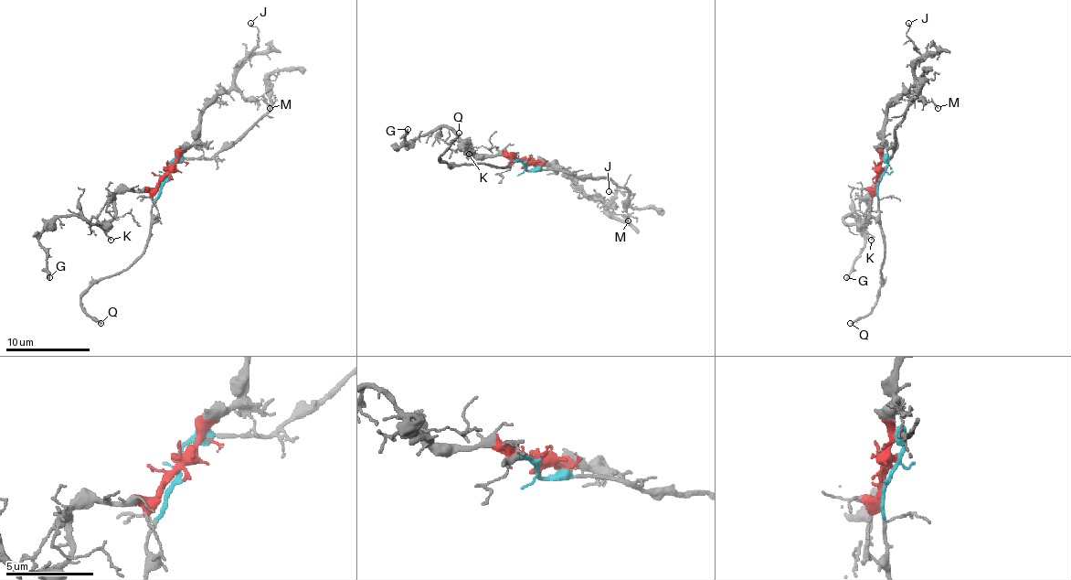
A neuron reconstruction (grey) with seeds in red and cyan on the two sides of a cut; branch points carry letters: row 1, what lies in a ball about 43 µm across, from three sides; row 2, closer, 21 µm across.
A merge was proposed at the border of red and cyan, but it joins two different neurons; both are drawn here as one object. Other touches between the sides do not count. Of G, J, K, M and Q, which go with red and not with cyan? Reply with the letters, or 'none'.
G, J, K, M

